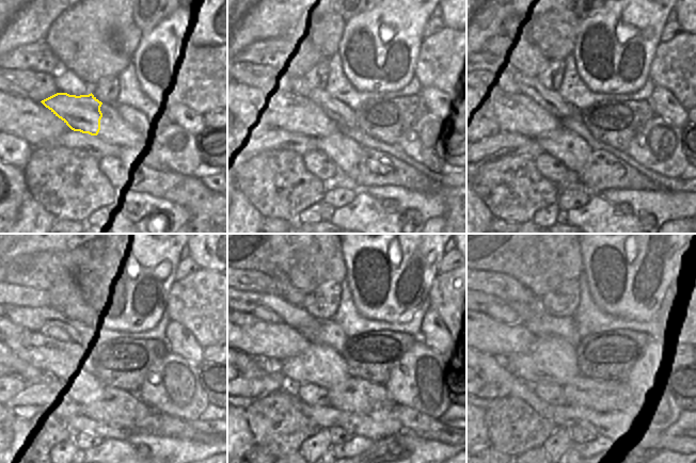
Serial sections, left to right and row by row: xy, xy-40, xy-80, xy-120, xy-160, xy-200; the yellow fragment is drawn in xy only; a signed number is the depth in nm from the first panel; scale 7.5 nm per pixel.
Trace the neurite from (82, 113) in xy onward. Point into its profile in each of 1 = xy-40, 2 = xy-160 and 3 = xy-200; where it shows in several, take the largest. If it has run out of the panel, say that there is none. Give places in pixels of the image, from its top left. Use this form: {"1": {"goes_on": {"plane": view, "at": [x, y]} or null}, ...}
{"1": {"goes_on": {"plane": "xy-40", "at": [307, 118]}}, "2": {"goes_on": {"plane": "xy-160", "at": [250, 335]}}, "3": {"goes_on": {"plane": "xy-200", "at": [499, 339]}}}

